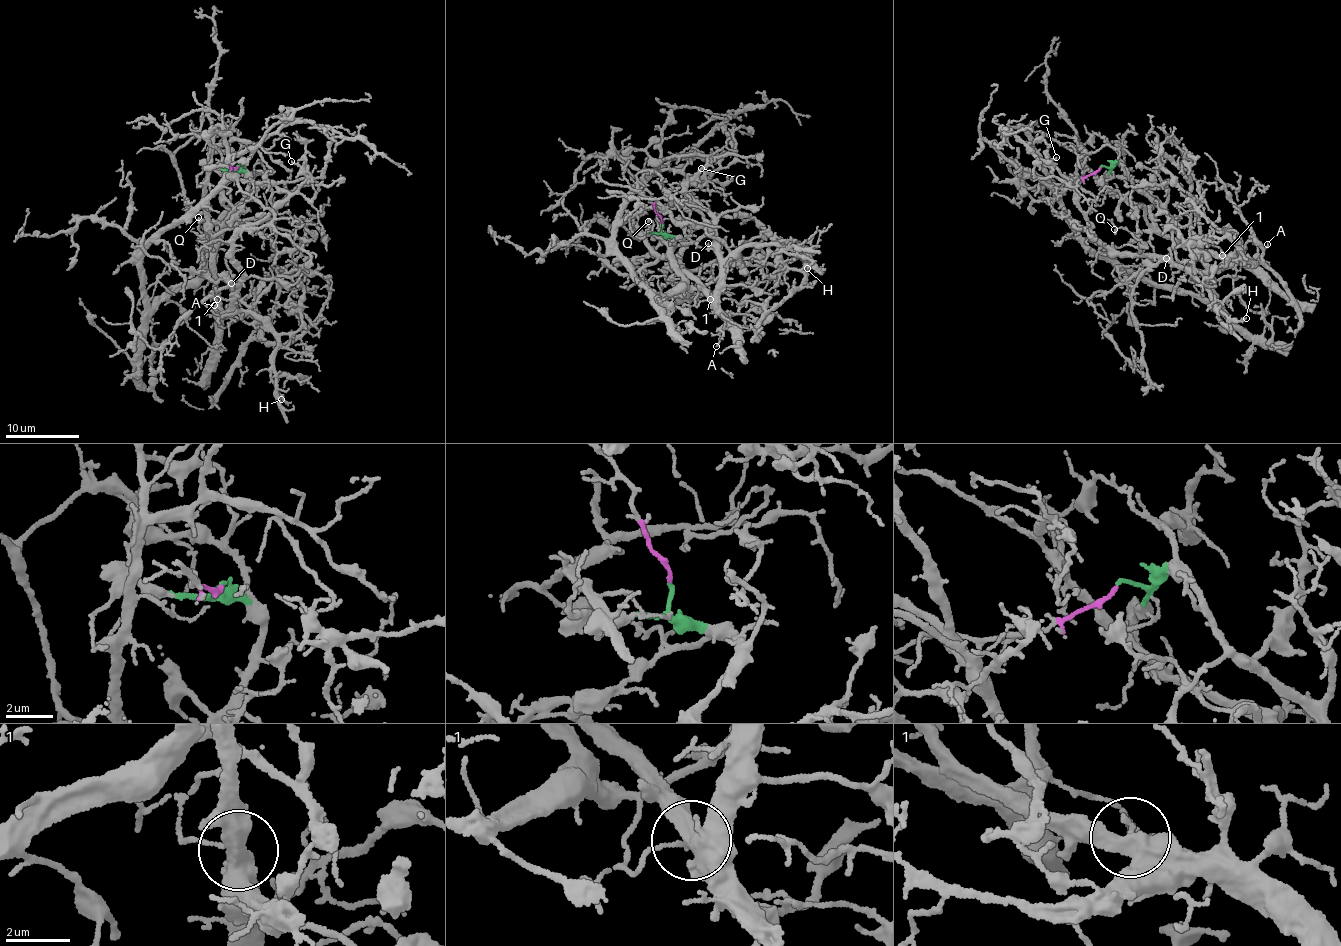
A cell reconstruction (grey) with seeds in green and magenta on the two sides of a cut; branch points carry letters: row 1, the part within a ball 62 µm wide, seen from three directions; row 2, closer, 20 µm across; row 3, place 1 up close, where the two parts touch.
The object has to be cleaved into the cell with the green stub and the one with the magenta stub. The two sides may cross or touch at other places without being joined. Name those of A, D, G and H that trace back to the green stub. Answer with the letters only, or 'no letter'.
A, D, G, H

